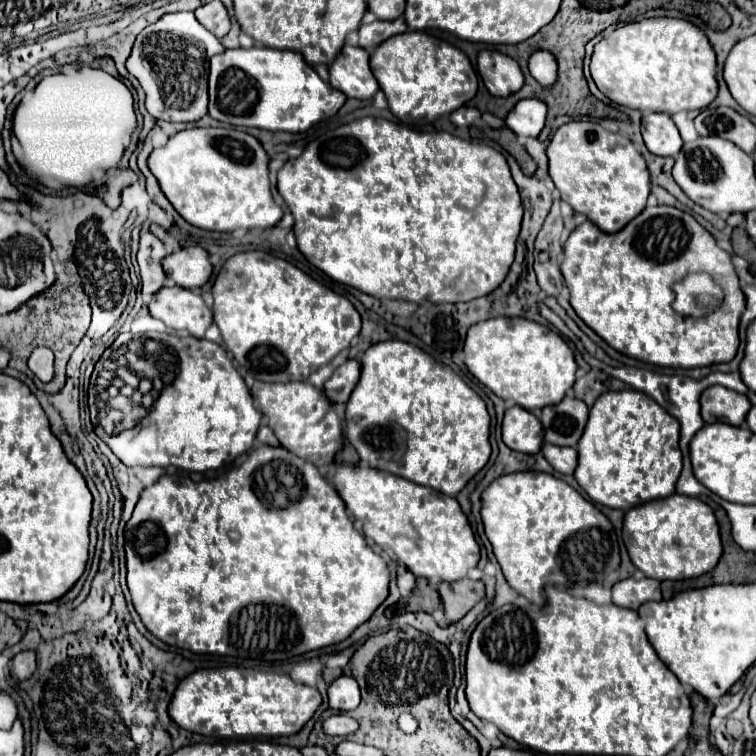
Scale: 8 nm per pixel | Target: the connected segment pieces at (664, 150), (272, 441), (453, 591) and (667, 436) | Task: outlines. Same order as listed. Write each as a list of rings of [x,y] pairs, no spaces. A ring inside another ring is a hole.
[[[648,113],[642,117],[642,137],[650,153],[674,157],[682,149],[680,133],[666,113]]]
[[[260,427],[260,431],[258,431],[256,439],[258,439],[262,445],[270,445],[270,447],[282,447],[282,445],[280,445],[280,441],[278,441],[278,437],[274,435],[274,431],[272,431],[270,427]]]
[[[462,579],[456,583],[440,583],[438,593],[444,601],[446,619],[450,623],[456,623],[484,597],[484,583],[470,579]]]
[[[636,389],[626,391],[608,391],[602,393],[594,407],[590,409],[588,423],[584,427],[584,435],[578,441],[578,465],[574,477],[578,485],[588,493],[594,503],[612,507],[612,509],[632,509],[652,499],[664,499],[674,493],[676,479],[682,471],[682,453],[678,447],[680,427],[668,411],[664,411],[654,399]]]

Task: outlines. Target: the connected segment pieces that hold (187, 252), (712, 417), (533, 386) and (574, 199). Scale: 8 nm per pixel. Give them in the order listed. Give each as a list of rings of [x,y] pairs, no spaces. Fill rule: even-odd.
[[[198,245],[184,247],[178,253],[164,257],[162,269],[166,277],[170,277],[178,287],[186,287],[186,289],[202,287],[212,275],[208,253]]]
[[[720,385],[708,387],[700,397],[700,415],[704,423],[726,421],[728,425],[742,425],[750,407],[752,405],[746,395],[740,395]]]
[[[496,317],[496,319],[480,321],[474,327],[470,327],[466,341],[464,341],[464,363],[466,363],[468,371],[482,385],[486,385],[494,395],[498,395],[504,401],[512,399],[512,401],[516,401],[516,405],[520,405],[528,411],[542,409],[552,403],[560,403],[562,397],[566,395],[566,391],[572,387],[574,373],[576,373],[574,353],[564,343],[564,339],[558,333],[554,333],[552,329],[548,329],[540,323],[534,323],[534,321],[526,321],[522,317]]]
[[[572,121],[554,133],[548,149],[548,173],[576,213],[586,215],[606,233],[620,231],[644,207],[650,193],[650,175],[644,157],[634,149],[630,139],[606,131],[600,123]]]

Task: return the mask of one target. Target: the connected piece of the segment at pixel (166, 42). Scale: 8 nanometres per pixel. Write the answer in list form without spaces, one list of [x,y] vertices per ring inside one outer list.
[[[168,13],[136,37],[126,69],[144,89],[146,109],[154,119],[192,123],[208,113],[208,61],[222,51],[220,39],[206,31],[192,13]]]

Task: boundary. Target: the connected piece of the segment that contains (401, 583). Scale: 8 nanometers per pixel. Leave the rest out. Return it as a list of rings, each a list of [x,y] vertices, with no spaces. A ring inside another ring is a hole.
[[[398,567],[396,569],[396,583],[398,583],[400,595],[406,597],[406,595],[410,595],[410,591],[414,587],[414,575],[410,575],[410,571],[406,571],[406,567]]]

